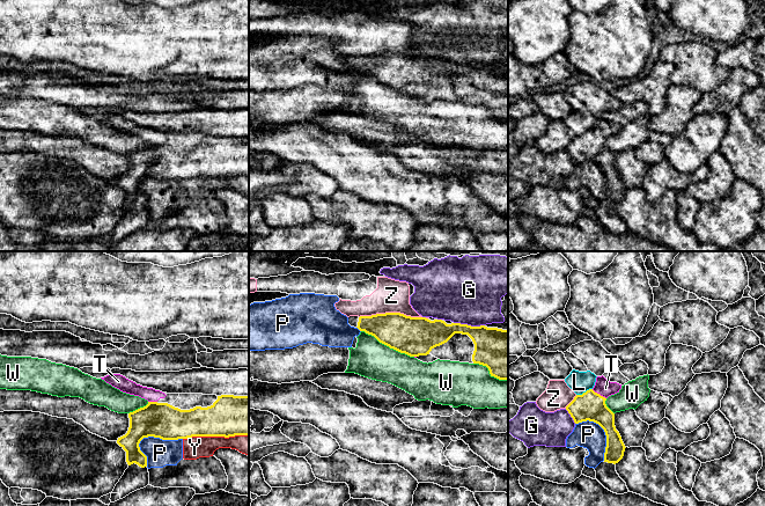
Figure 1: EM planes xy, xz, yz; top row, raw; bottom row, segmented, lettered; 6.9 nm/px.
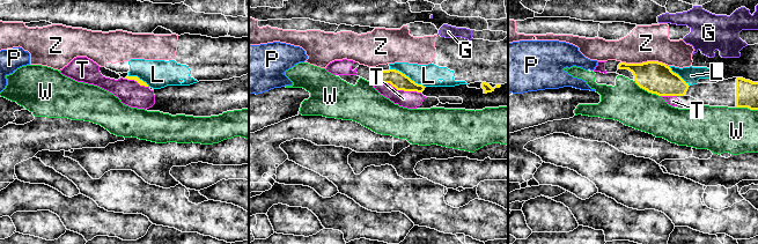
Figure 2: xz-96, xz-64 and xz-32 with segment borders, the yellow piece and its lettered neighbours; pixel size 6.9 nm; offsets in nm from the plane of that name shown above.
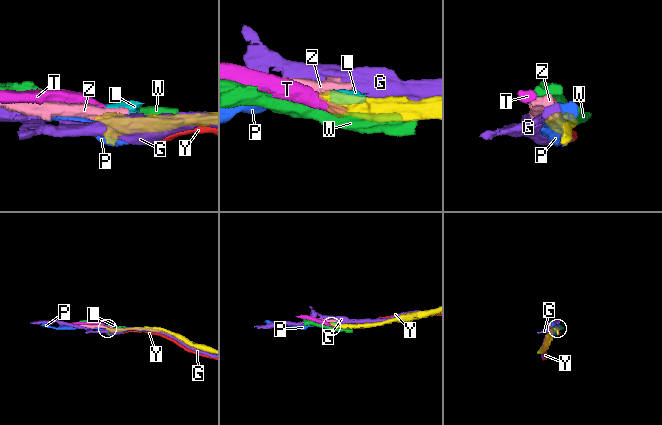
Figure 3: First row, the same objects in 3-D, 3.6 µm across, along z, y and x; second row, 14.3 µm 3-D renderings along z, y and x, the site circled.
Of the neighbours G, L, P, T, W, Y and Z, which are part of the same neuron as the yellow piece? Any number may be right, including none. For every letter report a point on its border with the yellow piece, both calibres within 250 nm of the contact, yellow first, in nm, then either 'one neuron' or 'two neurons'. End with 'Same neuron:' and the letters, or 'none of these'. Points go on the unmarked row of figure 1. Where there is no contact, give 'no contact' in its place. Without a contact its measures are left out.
G: contact xz (469, 66); calibres 280 and 440 nm; two neurons
L: contact yz (583, 133); calibres 200 and 150 nm; two neurons
P: contact xy (148, 176); calibres 240 and 190 nm; two neurons
T: contact yz (598, 134); calibres 200 and 120 nm; one neuron
W: contact xz (388, 86); calibres 280 and 260 nm; two neurons
Y: contact xy (215, 176); calibres 280 and 150 nm; two neurons
Z: contact xz (390, 53); calibres 280 and 220 nm; two neurons
Same neuron: T

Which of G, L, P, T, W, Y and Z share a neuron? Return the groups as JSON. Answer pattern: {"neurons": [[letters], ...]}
{"neurons": [["G"], ["L", "Z"], ["P", "Y"], ["T"], ["W"]]}

